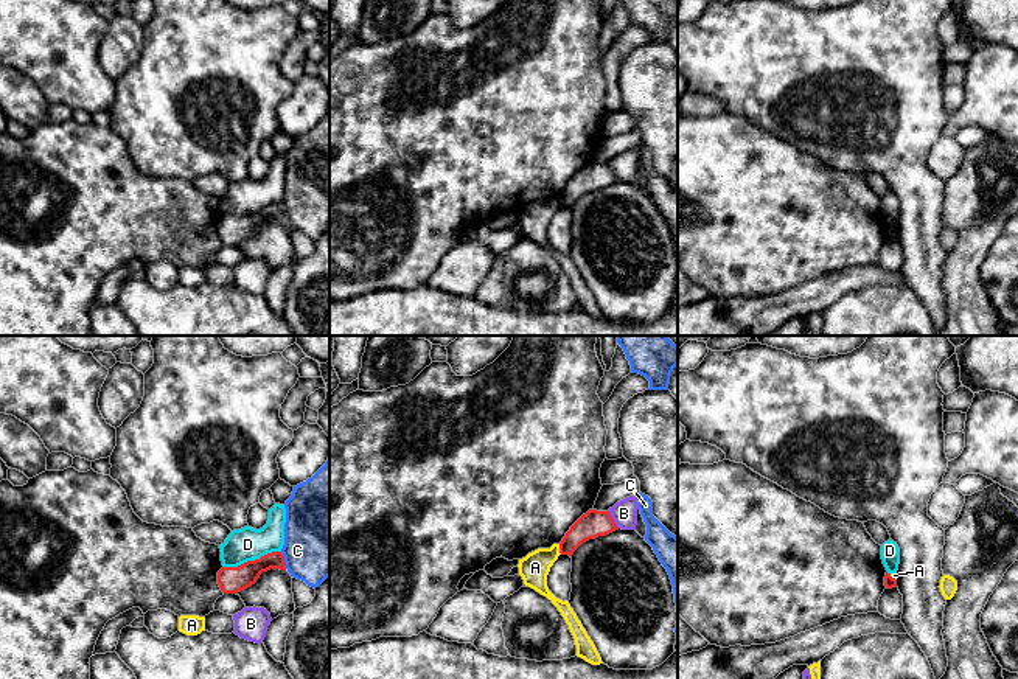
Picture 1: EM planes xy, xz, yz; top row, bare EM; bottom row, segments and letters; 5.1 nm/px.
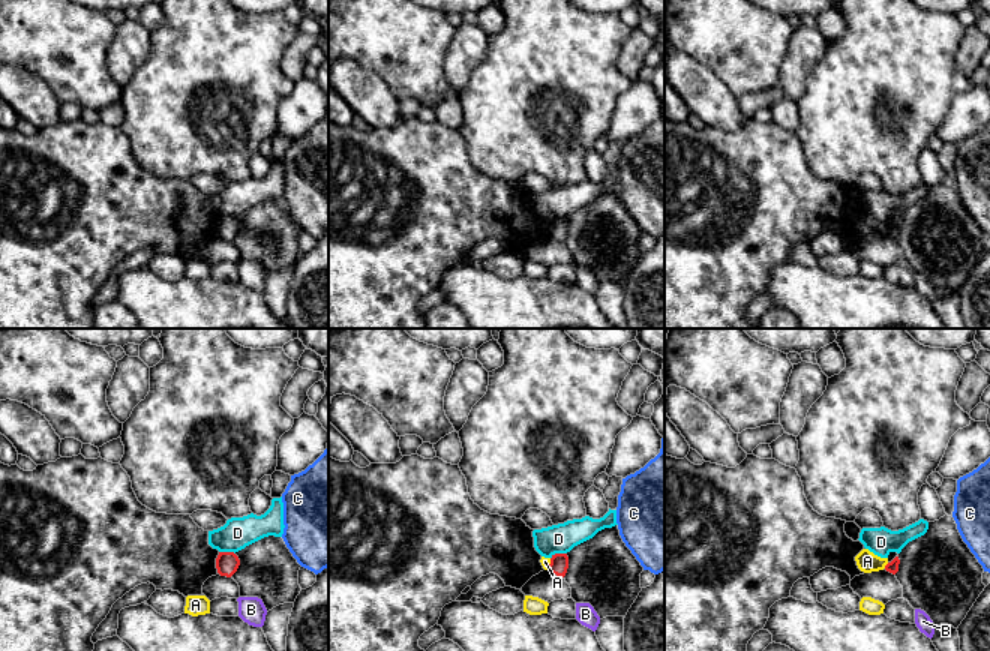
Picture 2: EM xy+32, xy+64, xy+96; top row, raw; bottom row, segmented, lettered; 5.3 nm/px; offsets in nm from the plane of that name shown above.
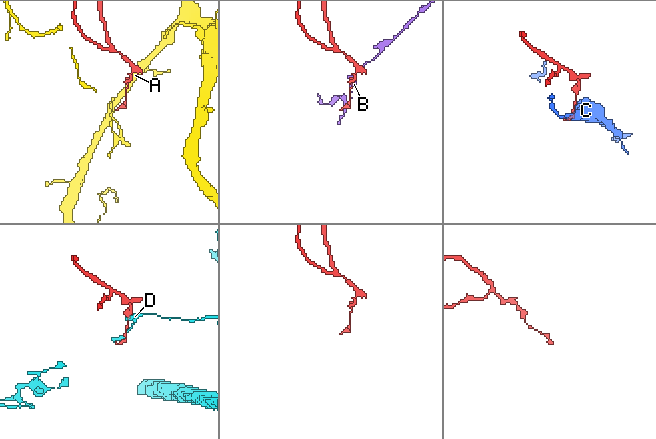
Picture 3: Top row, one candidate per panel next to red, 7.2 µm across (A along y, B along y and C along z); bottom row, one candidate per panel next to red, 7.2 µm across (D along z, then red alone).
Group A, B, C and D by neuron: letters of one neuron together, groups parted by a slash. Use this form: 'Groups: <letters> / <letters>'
Groups: A / B / C / D

